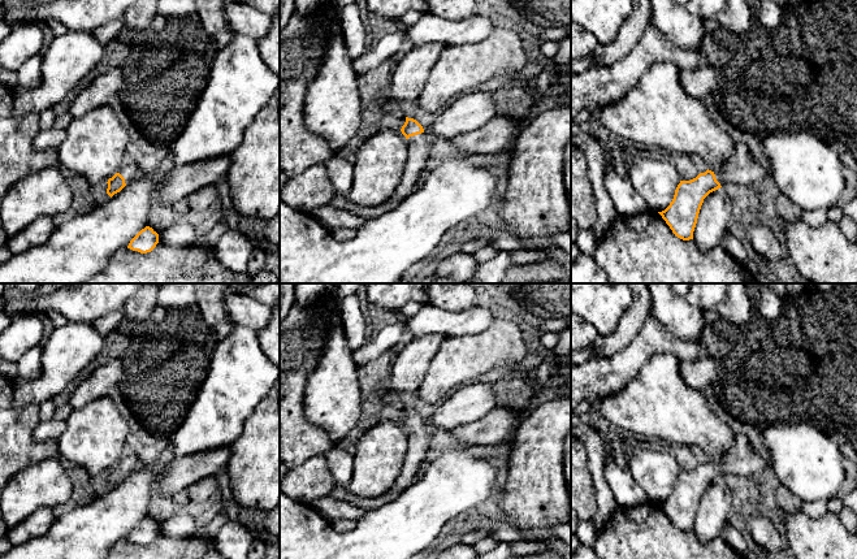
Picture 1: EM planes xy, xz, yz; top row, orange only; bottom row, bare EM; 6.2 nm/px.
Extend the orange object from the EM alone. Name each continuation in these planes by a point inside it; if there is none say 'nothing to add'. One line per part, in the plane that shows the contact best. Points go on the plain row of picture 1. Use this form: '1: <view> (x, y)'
1: xz (418, 450)

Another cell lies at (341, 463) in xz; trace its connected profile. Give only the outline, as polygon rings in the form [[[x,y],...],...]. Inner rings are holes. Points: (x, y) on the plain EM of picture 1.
[[[334,446],[324,454],[337,488],[346,488],[354,472],[354,454]]]

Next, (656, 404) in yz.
[[[654,354],[642,363],[620,390],[601,399],[598,412],[609,424],[627,430],[636,439],[701,448],[711,463],[732,447],[737,433],[717,417],[701,391],[683,380],[679,359],[672,354]]]

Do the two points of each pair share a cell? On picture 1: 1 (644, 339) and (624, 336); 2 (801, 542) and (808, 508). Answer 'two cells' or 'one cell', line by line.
1: two cells
2: two cells

